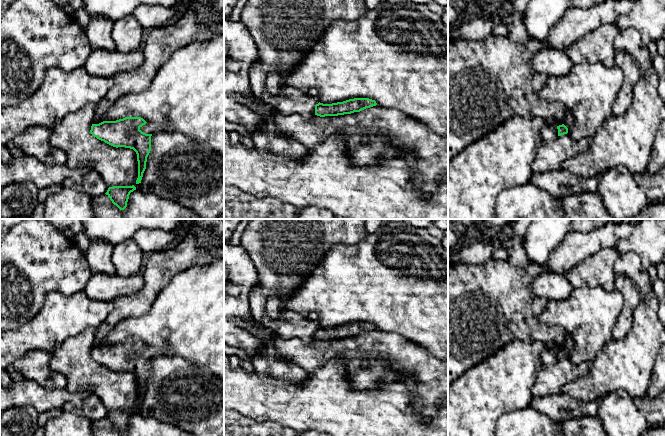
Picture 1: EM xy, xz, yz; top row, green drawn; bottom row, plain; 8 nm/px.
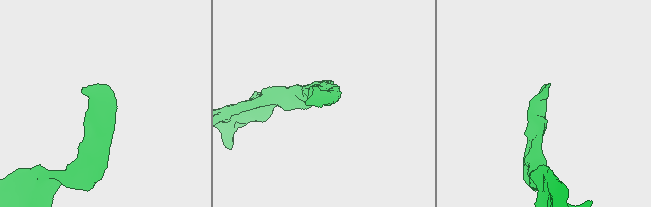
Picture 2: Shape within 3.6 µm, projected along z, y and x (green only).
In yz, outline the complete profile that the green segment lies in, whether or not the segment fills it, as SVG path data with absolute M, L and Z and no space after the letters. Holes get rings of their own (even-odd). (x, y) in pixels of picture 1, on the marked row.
M566 110L565 117L562 125L557 126L558 136L564 135L568 133L568 128L573 126L574 124L574 116L570 110Z

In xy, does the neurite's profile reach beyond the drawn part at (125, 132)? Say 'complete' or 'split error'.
split error

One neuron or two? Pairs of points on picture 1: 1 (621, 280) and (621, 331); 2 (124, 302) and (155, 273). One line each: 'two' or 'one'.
1: one
2: one

